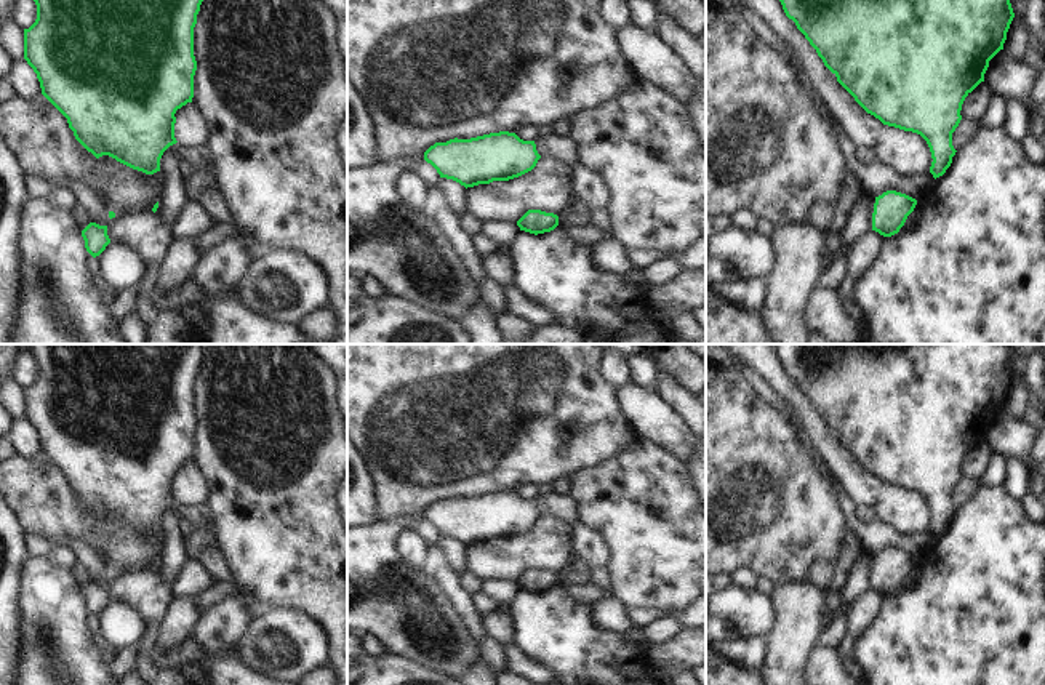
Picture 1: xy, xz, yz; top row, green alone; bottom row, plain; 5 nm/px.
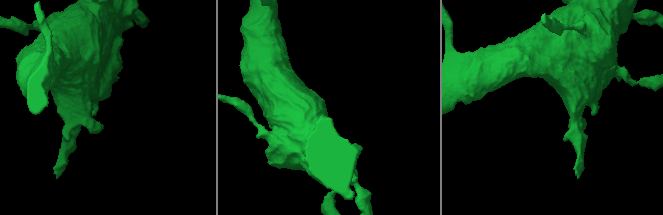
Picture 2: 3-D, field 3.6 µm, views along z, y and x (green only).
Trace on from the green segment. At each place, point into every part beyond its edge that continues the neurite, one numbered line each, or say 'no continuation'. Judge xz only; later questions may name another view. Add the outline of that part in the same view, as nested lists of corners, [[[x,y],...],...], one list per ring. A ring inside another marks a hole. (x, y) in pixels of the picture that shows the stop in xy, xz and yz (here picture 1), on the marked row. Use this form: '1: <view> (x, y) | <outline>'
1: xz (559, 148) | [[[555,133],[536,136],[535,144],[541,158],[554,158],[571,166],[576,163],[575,144],[570,136],[559,136]]]

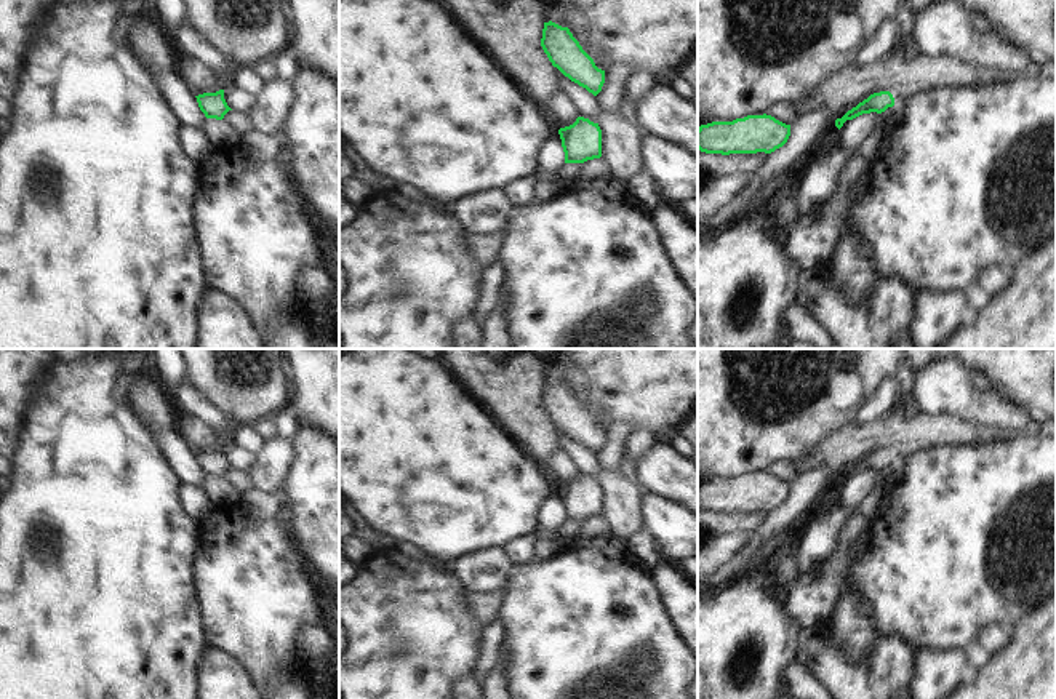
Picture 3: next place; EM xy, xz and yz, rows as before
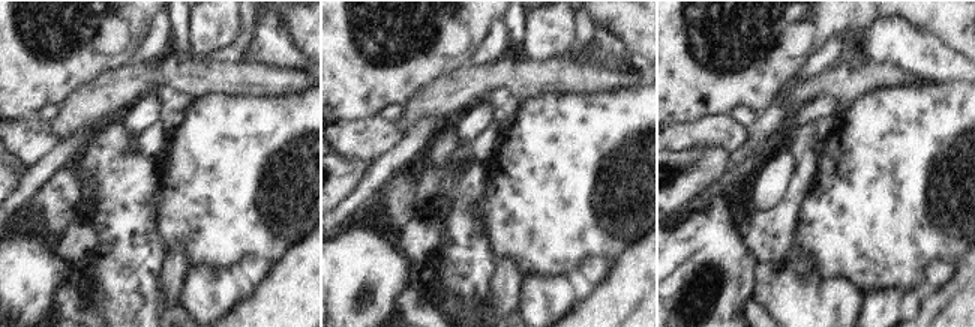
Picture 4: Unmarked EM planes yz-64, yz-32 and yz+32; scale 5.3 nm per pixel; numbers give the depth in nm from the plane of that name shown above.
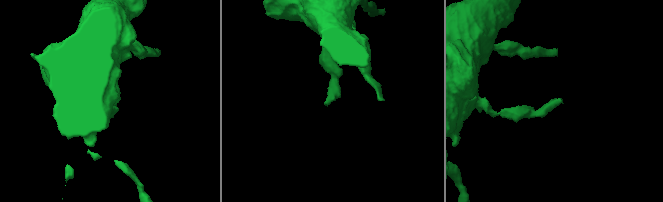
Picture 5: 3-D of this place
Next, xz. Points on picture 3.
no continuation

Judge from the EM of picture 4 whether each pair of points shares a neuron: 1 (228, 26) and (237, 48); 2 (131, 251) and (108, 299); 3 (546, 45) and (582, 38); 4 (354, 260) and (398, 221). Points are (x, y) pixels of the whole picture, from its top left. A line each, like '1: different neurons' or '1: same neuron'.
1: different neurons
2: same neuron
3: different neurons
4: different neurons

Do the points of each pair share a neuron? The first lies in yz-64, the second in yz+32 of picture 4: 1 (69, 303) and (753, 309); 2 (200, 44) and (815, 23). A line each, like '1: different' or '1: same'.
1: same
2: different

